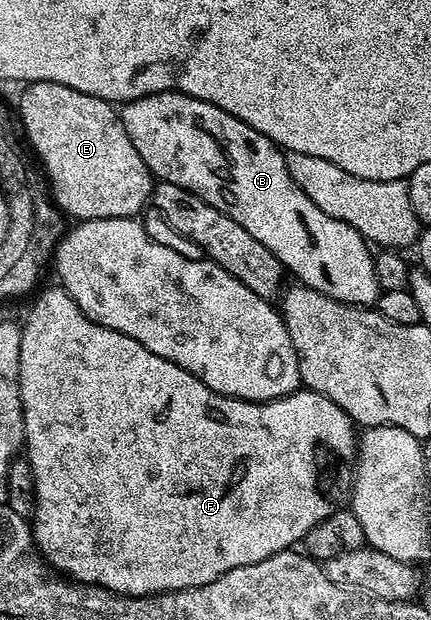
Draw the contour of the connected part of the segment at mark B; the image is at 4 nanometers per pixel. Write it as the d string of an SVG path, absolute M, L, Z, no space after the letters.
M156 92L131 100L120 109L119 115L123 130L127 130L127 138L131 138L131 146L139 150L139 158L143 158L158 181L179 186L203 198L207 206L215 206L215 210L235 218L251 238L263 242L263 246L279 258L282 269L288 275L290 272L294 281L306 288L319 290L319 294L344 304L376 305L382 291L375 278L375 252L369 241L355 230L355 226L331 218L331 214L323 214L323 210L319 210L319 206L295 186L295 178L287 174L285 152L259 134L259 130L251 130L251 126L227 114L227 110L211 106L211 102L203 102L182 92Z

